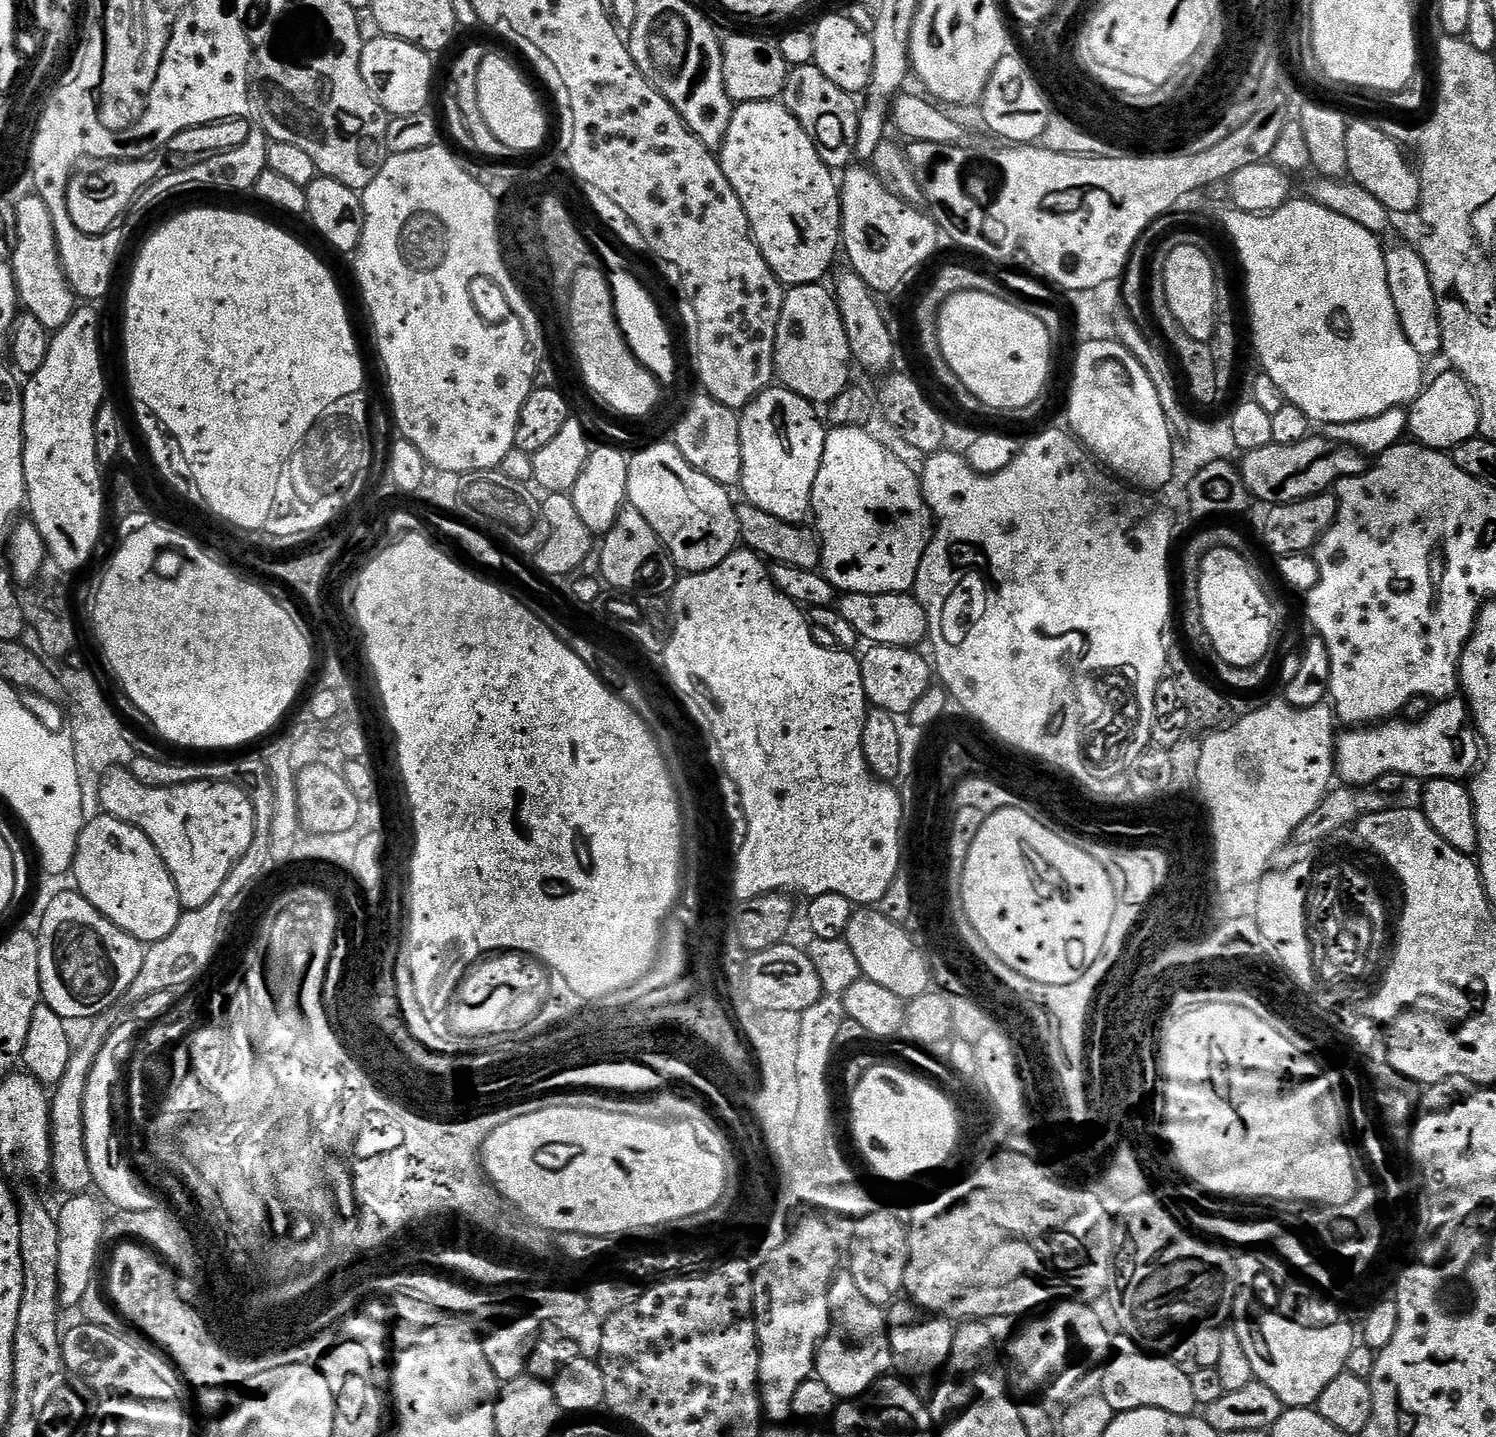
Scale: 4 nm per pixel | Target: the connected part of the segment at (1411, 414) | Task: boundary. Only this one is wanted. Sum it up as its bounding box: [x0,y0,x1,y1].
[1407,370,1480,452]

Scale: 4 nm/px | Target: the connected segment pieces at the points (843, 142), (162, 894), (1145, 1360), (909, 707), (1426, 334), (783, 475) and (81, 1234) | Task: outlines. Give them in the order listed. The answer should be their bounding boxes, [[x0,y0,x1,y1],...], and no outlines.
[[782,63,860,170],[71,815,182,946],[1099,1334,1197,1416],[859,644,934,718],[1385,244,1442,358],[738,386,820,524],[58,1194,104,1309]]

